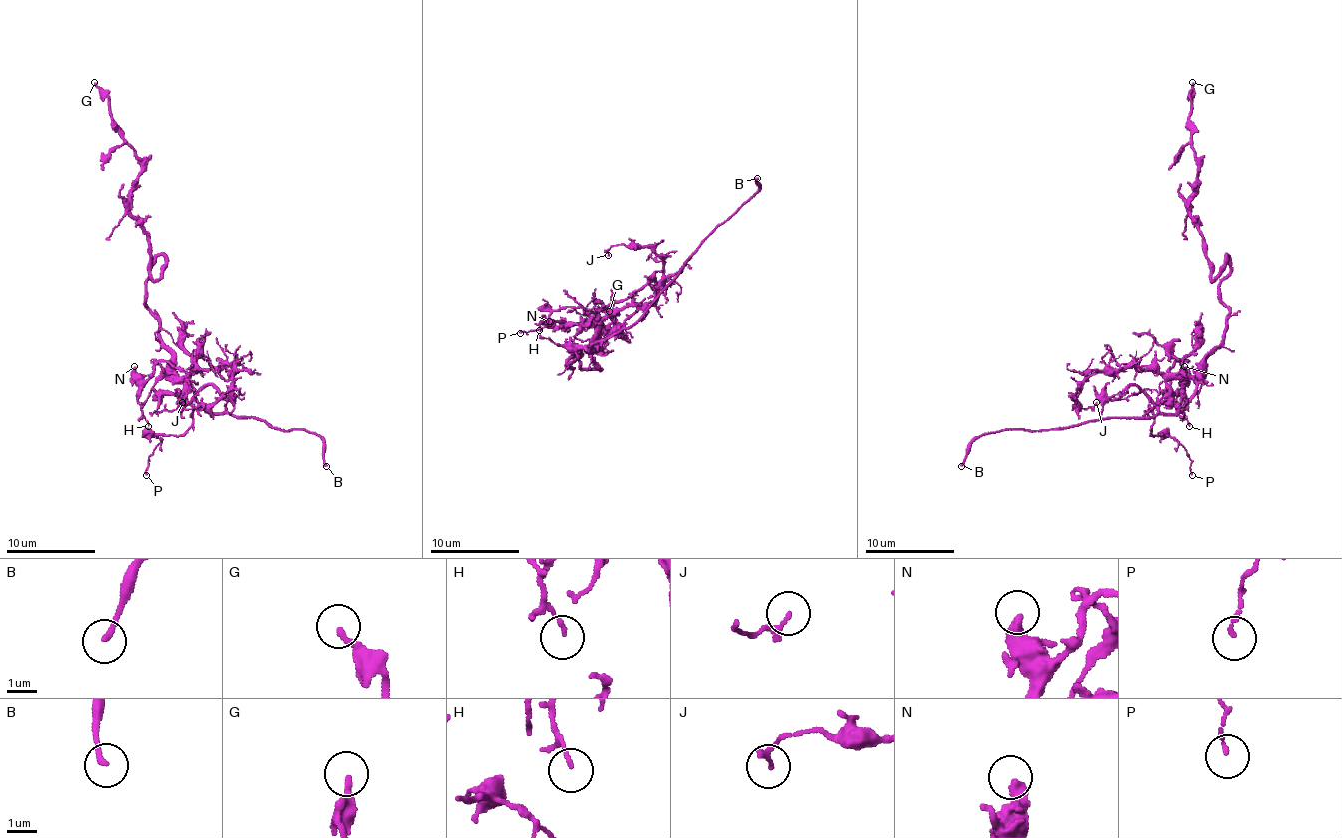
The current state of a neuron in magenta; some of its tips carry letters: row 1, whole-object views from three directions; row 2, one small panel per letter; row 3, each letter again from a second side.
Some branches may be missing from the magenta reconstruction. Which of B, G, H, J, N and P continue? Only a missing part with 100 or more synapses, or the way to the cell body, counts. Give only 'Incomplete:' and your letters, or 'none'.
Incomplete: B

